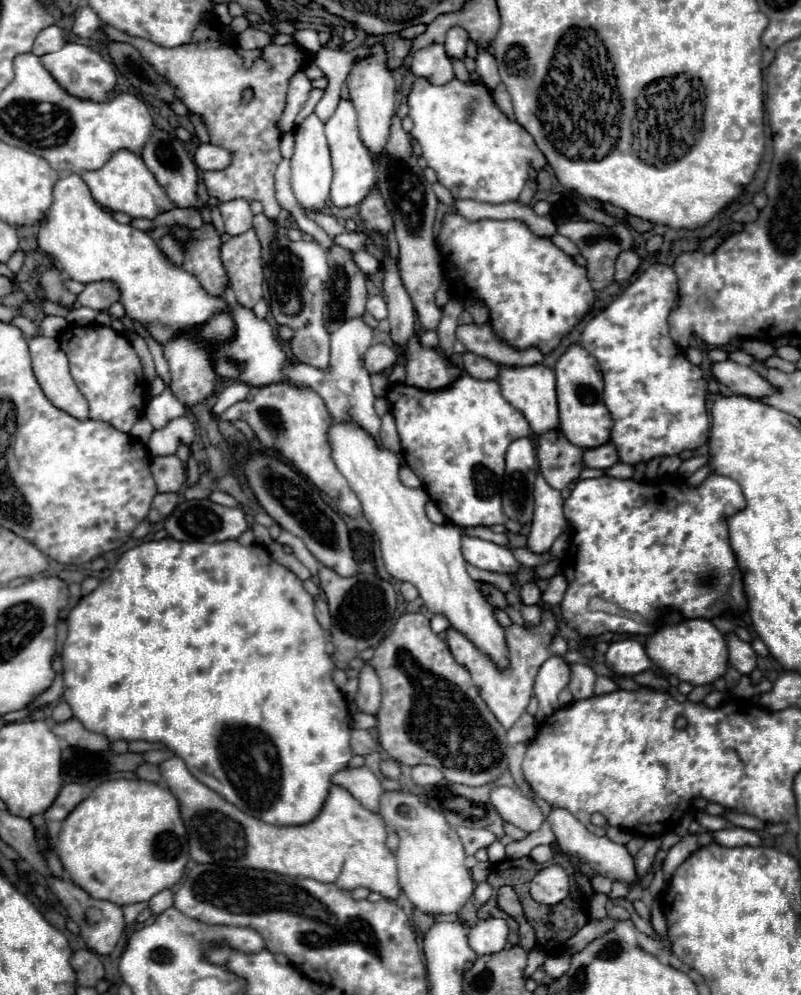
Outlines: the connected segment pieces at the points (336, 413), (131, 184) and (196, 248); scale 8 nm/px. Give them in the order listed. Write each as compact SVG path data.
M361 316L349 318L343 322L339 330L331 334L331 364L327 370L319 370L301 362L293 362L283 368L283 374L295 384L305 384L313 388L325 400L327 410L331 412L331 418L335 420L351 418L357 424L361 424L367 432L371 432L379 442L381 420L373 410L375 394L371 390L371 376L369 372L365 372L365 366L363 366L363 354L371 346L371 338L373 338L373 328Z
M117 150L113 156L101 166L99 170L83 172L81 178L85 184L89 184L89 190L93 192L93 198L113 212L125 212L131 218L155 218L159 212L171 210L173 202L167 198L165 190L157 184L155 176L145 168L145 162L137 152L131 150Z
M203 222L201 228L173 226L171 236L183 246L185 258L181 268L197 278L207 294L223 298L231 286L229 272L221 260L221 236L211 222Z

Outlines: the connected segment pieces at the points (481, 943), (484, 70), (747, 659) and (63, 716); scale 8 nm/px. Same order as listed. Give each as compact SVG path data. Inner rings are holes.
M489 918L469 930L469 946L479 956L501 952L505 944L507 944L507 922L505 920Z
M479 48L479 56L477 56L477 74L479 78L483 80L483 84L487 88L495 88L501 78L499 78L499 72L497 72L497 62L495 62L495 56L489 54L485 48Z
M735 632L727 634L727 646L729 646L729 662L741 672L751 674L757 662L757 654L751 648L749 642L743 642Z
M59 700L59 704L53 708L53 714L51 714L51 720L53 722L63 722L63 720L69 720L73 714L71 714L71 708L65 700Z

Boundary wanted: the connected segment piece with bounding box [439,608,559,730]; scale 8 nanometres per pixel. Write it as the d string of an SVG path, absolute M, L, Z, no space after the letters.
M547 608L541 610L541 622L537 626L523 626L523 624L507 626L505 628L505 640L507 640L507 652L509 652L507 668L499 668L485 652L481 652L469 638L465 638L455 628L449 628L447 634L445 632L439 636L443 637L449 644L455 660L469 668L469 672L473 676L473 682L481 692L481 698L487 702L489 710L497 716L497 720L501 720L503 728L509 730L527 708L529 698L533 694L535 676L537 676L541 664L551 656L549 654L549 644L553 642L553 638L557 634L559 634L559 630L557 630L555 614Z

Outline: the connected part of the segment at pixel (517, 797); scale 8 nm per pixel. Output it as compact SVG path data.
M501 786L491 792L491 802L501 814L501 818L509 824L515 824L517 828L529 832L535 832L541 828L545 814L539 810L539 806L525 798L517 788Z

